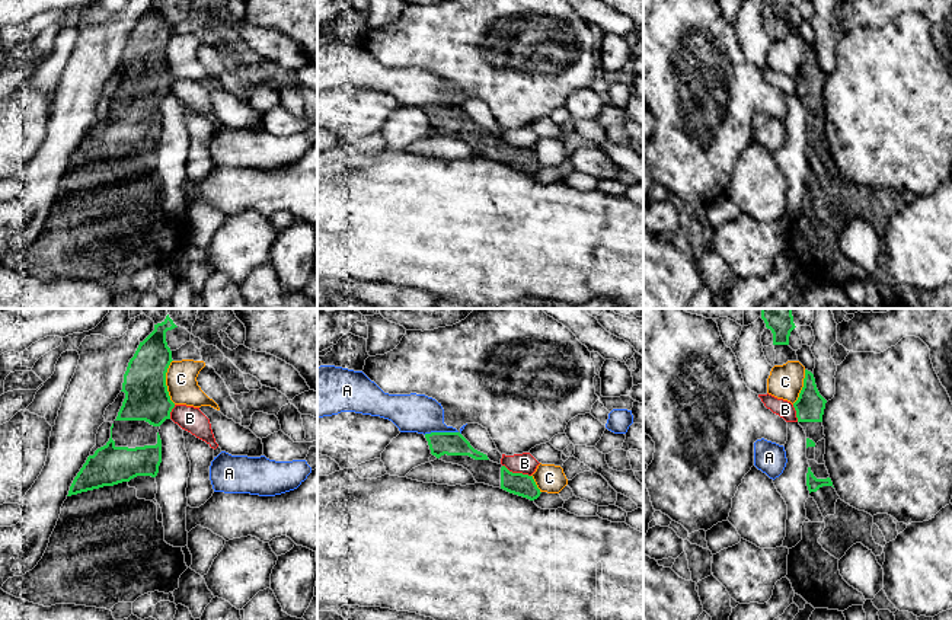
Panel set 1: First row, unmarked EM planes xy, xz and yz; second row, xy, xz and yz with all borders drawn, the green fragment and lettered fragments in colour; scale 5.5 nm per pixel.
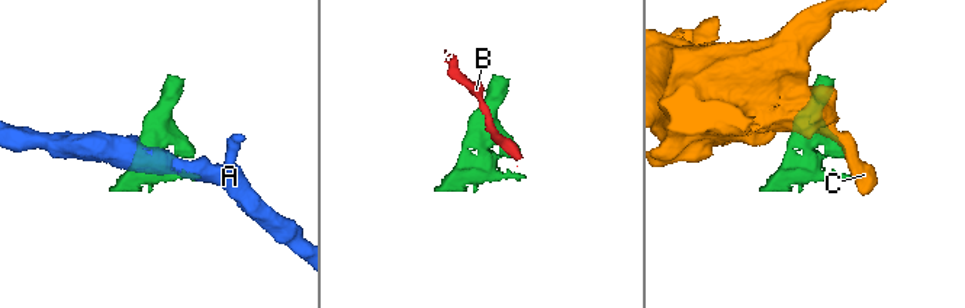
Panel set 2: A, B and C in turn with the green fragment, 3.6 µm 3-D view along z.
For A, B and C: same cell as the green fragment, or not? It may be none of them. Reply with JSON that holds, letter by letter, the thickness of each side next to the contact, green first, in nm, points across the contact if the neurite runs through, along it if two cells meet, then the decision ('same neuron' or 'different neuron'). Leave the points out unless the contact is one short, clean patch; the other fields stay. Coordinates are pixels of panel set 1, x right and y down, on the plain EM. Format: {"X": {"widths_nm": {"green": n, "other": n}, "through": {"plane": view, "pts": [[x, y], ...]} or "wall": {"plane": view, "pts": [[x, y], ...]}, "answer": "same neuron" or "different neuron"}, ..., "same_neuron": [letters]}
{"A": {"widths_nm": {"green": 130, "other": 220}, "wall": {"plane": "xz", "pts": [[460, 106], [424, 108]]}, "answer": "different neuron"}, "B": {"widths_nm": {"green": 130, "other": 120}, "wall": {"plane": "xz", "pts": [[502, 138], [513, 146], [530, 150]]}, "answer": "different neuron"}, "C": {"widths_nm": {"green": 240, "other": 180}, "answer": "different neuron"}, "same_neuron": []}

